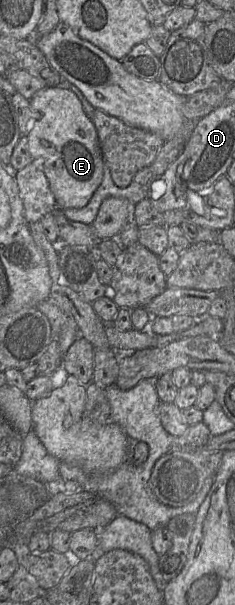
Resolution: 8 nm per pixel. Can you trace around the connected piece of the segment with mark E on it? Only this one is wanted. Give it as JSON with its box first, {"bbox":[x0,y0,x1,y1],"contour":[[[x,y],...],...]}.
{"bbox":[26,86,104,211],"contour":[[[47,86],[35,93],[29,101],[31,108],[41,114],[41,118],[33,124],[26,135],[29,153],[33,159],[43,159],[44,172],[58,209],[64,211],[68,208],[85,207],[103,179],[104,159],[95,125],[85,114],[79,98],[63,87]]]}

